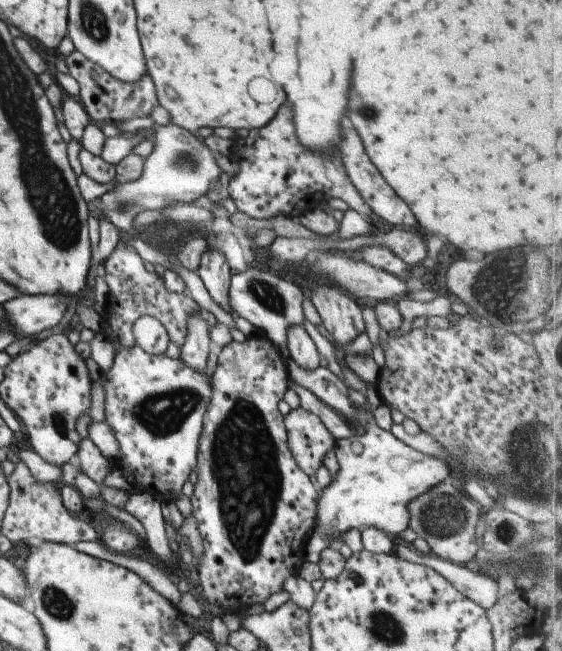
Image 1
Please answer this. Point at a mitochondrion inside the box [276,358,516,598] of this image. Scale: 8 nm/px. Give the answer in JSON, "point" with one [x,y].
{"point":[443,518]}

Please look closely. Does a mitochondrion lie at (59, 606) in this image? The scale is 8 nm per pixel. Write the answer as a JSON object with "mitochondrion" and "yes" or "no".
{"mitochondrion":"yes"}

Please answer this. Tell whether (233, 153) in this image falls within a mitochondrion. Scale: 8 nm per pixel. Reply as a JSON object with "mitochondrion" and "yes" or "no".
{"mitochondrion":"no"}

